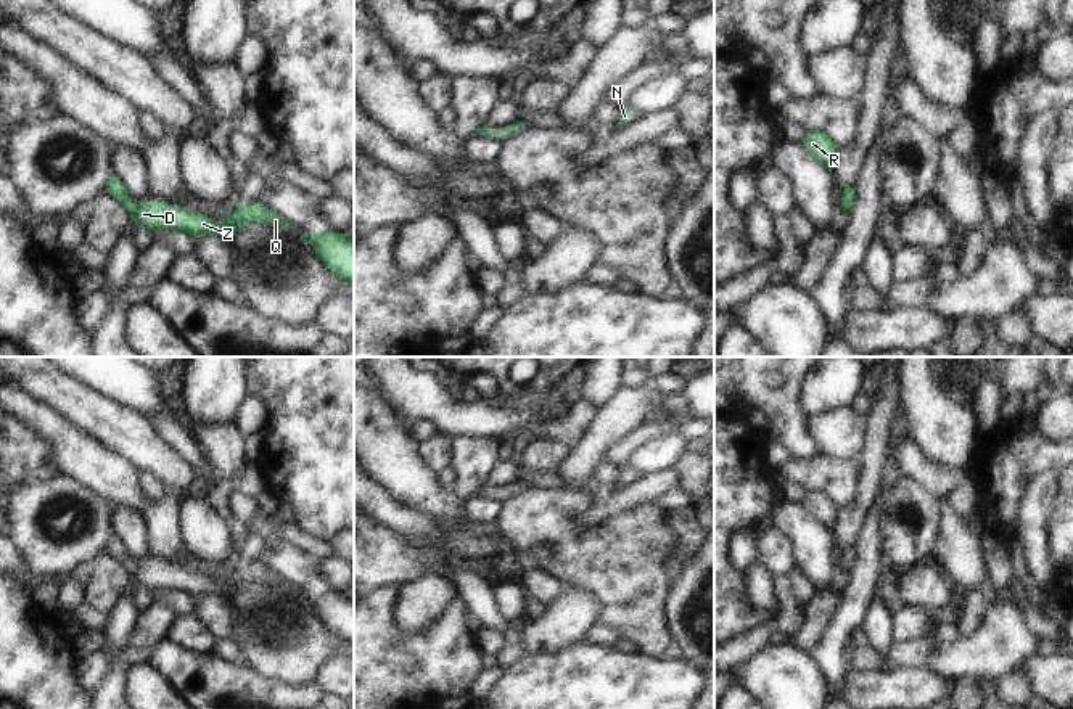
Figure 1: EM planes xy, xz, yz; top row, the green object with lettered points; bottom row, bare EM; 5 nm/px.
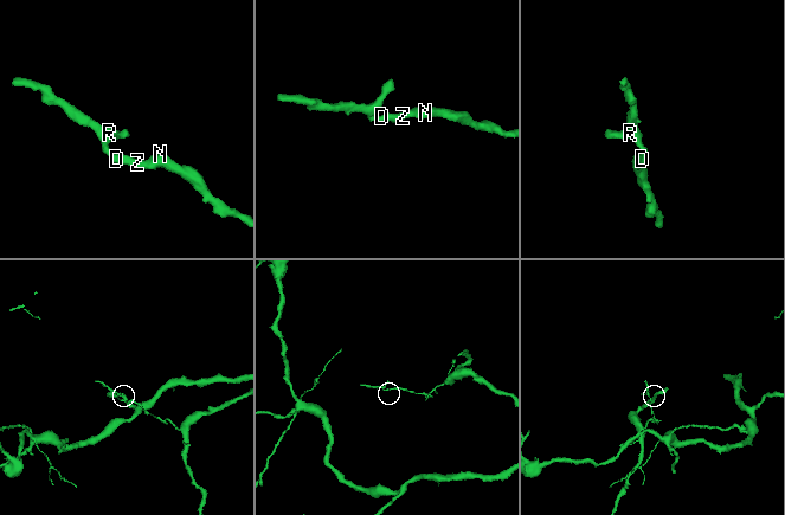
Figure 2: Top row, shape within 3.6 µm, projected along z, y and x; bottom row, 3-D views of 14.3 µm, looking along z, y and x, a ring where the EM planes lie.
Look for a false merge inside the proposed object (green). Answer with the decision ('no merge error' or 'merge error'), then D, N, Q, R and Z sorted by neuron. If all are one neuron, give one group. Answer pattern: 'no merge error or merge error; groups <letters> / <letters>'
no merge error; groups D N Q R Z

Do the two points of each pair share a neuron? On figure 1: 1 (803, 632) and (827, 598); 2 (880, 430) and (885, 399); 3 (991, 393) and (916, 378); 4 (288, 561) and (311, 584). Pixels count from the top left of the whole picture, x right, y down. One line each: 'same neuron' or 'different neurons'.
1: same neuron
2: same neuron
3: different neurons
4: same neuron

